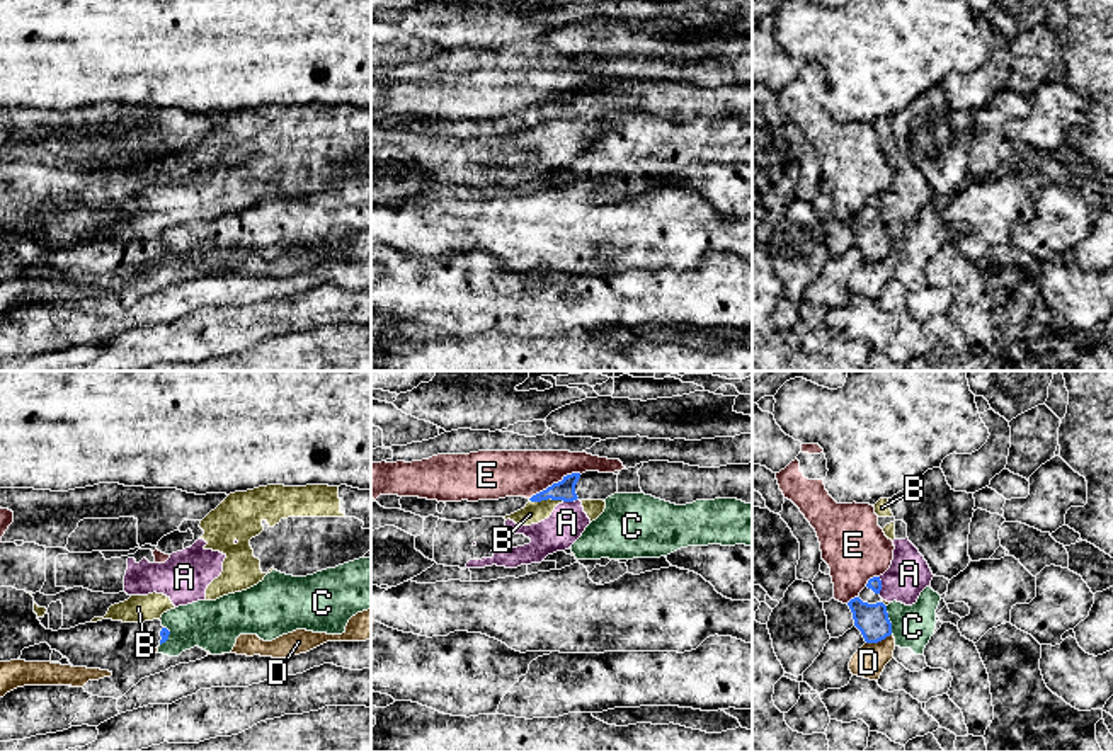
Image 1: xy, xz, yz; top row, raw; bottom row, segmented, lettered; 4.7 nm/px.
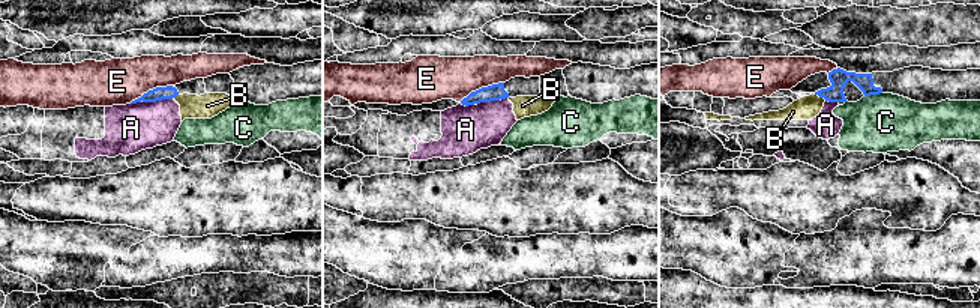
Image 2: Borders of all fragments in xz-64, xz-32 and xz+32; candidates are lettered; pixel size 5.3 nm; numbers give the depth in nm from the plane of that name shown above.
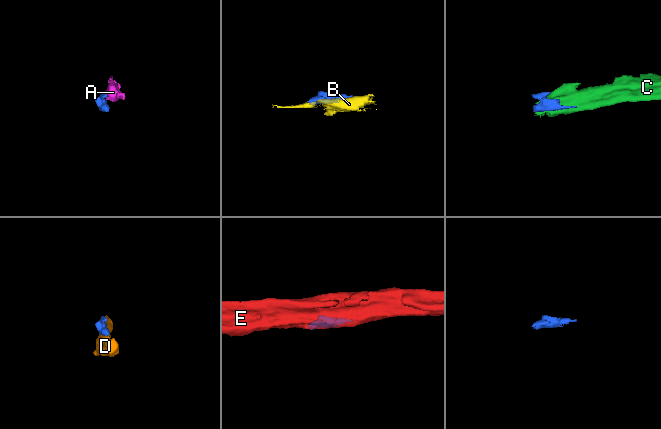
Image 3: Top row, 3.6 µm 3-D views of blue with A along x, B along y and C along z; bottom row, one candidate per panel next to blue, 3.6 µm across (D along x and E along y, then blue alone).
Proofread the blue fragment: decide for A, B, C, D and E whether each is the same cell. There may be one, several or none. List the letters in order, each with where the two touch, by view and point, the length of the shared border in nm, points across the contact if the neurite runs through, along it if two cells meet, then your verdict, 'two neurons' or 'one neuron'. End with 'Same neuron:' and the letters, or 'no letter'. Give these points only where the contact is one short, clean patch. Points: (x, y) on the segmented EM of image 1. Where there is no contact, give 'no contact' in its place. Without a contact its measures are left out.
A: contact yz (880, 586); length 80 nm; border yz (878, 577), (880, 592); two neurons
B: contact xz (547, 499); length 170 nm; border xz (530, 499), (564, 501); two neurons
C: contact yz (889, 620); length 140 nm; border yz (885, 606), (892, 633); two neurons
D: contact yz (878, 640); length 130 nm; two neurons
E: contact xz (555, 484); length 280 nm; border xz (581, 473), (567, 473), (530, 499); two neurons
Same neuron: no letter

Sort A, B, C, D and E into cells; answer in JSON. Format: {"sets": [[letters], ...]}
{"sets": [["A", "B"], ["C"], ["D"], ["E"]]}

